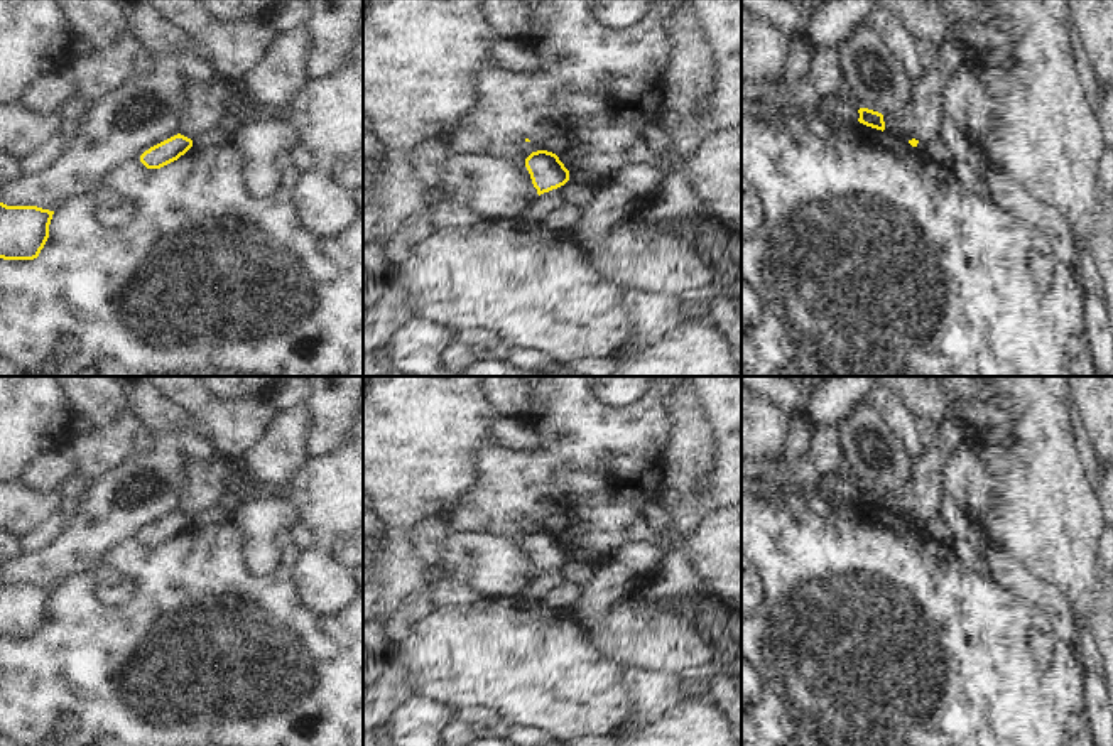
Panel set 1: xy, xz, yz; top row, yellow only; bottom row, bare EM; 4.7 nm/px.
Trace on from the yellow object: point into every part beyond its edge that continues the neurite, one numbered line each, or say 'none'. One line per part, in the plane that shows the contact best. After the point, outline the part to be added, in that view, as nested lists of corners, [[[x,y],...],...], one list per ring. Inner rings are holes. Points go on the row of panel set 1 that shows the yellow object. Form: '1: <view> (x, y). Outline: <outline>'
none

